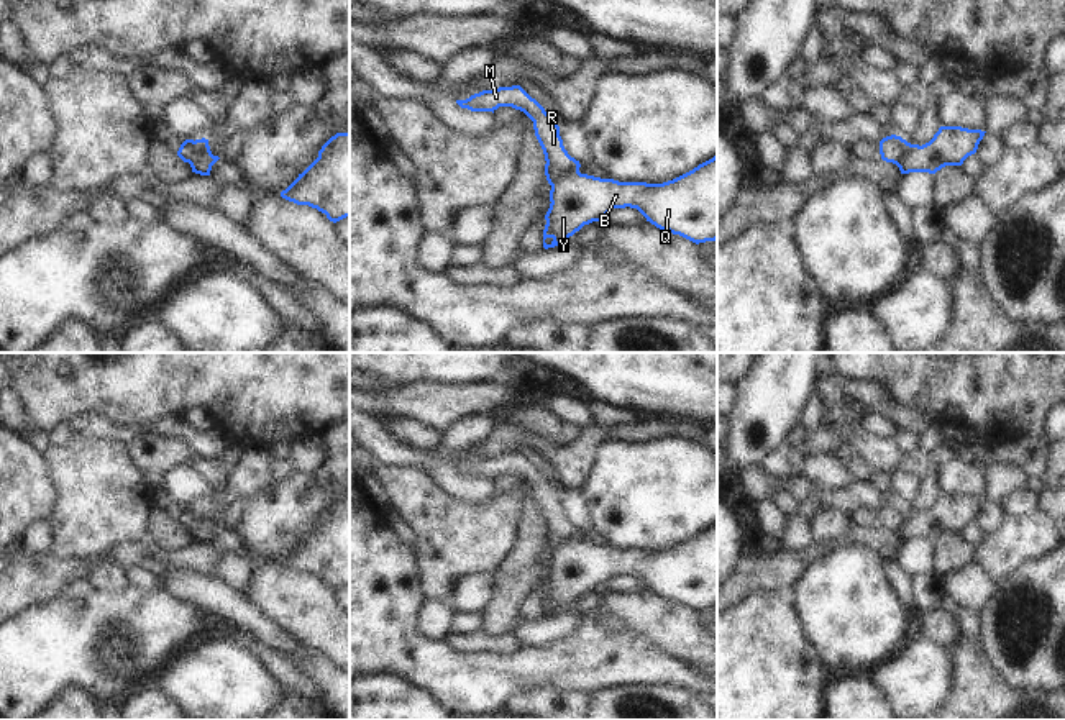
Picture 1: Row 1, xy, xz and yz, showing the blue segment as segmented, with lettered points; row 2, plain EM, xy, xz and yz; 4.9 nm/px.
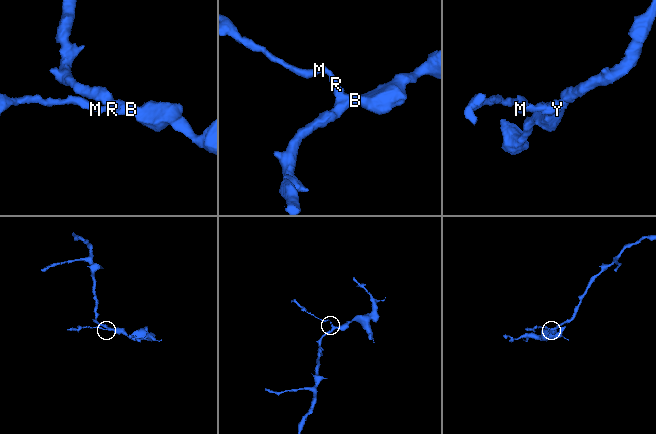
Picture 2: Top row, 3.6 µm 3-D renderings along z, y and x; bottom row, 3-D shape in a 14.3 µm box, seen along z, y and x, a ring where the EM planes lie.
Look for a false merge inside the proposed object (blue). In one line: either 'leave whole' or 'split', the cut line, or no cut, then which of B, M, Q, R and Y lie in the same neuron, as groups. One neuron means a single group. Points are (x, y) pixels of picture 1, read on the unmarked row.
split; cut xz (578, 537), (566, 538), (552, 553); groups B Q Y / M R

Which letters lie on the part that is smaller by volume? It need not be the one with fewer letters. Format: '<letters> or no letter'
M, R

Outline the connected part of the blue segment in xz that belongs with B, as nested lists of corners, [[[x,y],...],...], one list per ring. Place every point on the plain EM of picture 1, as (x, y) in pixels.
[[[717,523],[663,549],[619,549],[579,538],[551,553],[543,615],[555,615],[612,576],[637,576],[647,589],[696,612],[717,607]]]

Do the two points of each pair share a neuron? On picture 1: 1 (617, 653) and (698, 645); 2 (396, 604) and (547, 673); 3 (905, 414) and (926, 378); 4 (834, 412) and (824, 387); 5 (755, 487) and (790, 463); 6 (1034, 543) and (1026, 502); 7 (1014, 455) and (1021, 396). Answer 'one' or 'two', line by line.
1: two
2: one
3: two
4: one
5: two
6: two
7: two

